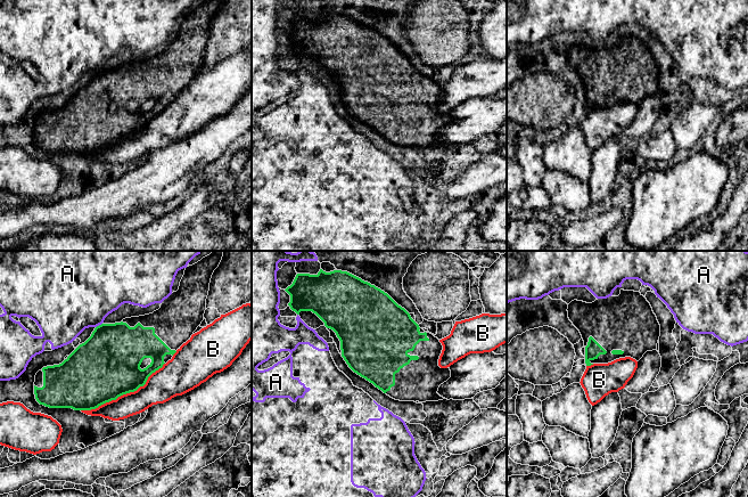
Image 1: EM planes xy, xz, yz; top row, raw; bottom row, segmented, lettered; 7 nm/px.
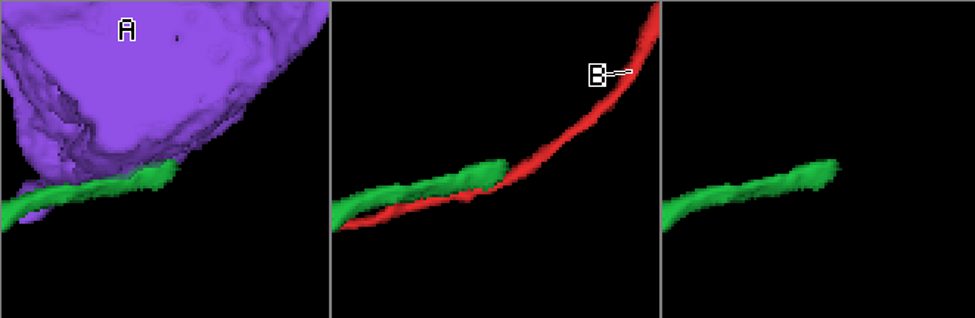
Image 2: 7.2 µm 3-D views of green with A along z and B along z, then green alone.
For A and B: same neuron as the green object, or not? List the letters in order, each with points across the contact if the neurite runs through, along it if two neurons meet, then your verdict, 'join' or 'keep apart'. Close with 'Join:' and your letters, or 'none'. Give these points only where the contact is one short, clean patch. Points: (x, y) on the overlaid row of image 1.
A: keep apart
B: keep apart
Join: none

